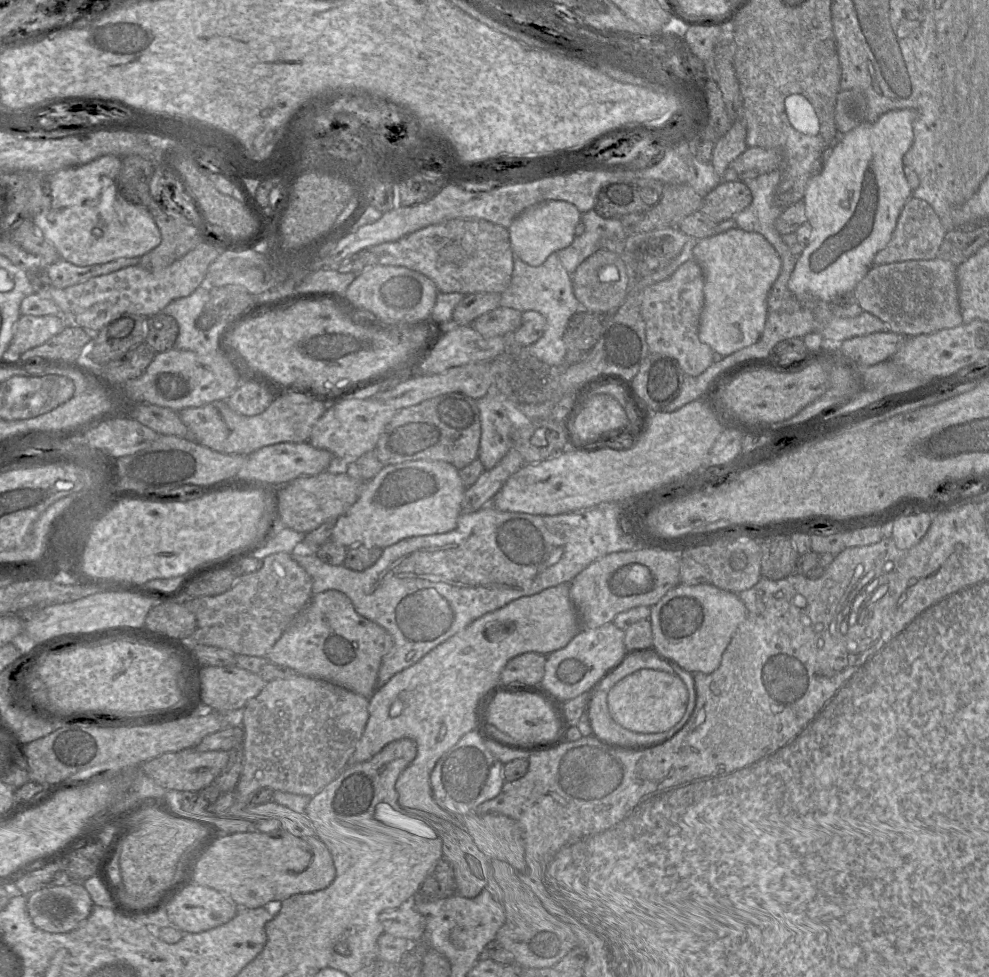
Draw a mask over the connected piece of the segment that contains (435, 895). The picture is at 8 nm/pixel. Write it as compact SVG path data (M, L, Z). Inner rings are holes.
M439 860L425 880L421 883L419 893L422 899L441 899L456 894L456 884L450 865Z

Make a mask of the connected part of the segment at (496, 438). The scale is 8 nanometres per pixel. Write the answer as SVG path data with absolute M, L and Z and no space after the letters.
M496 384L489 387L484 397L477 399L477 404L481 421L478 458L485 470L490 470L512 448L514 430L537 419L529 419L518 409L518 403L502 394Z

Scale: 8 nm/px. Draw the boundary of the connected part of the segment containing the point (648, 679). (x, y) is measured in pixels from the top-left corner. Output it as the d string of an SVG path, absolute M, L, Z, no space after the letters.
M673 668L640 669L620 680L608 694L608 708L619 723L638 730L661 732L688 717L695 706L698 689L694 677Z

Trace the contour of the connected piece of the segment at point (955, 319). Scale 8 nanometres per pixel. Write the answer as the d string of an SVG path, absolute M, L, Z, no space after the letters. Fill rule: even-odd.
M937 257L929 260L908 260L903 262L872 266L868 273L864 276L864 278L855 286L853 290L853 295L863 311L867 311L868 313L871 313L881 319L889 326L889 330L891 332L902 334L904 336L929 334L941 329L954 328L963 323L958 298L957 266L950 261L943 260Z

